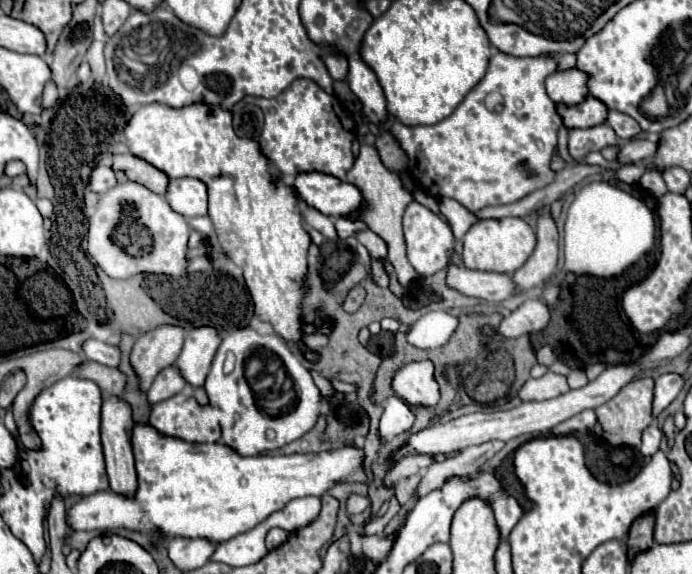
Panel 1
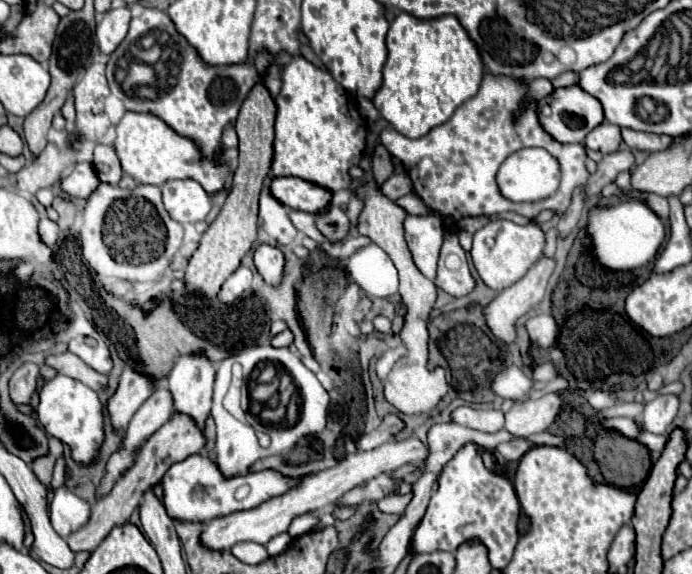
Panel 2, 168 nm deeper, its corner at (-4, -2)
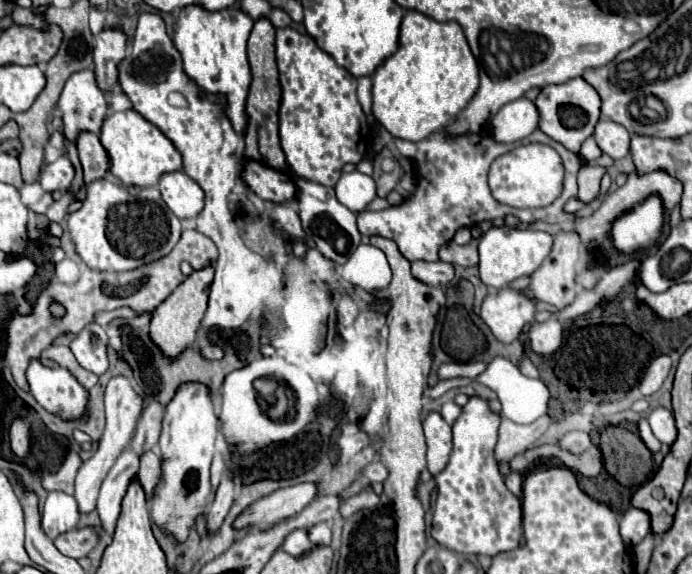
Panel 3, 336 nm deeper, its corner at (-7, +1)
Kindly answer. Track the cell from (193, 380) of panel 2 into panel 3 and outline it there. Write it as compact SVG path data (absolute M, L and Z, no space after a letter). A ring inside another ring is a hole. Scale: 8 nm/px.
M200 381L182 383L166 405L162 419L162 435L158 443L162 451L162 479L150 501L152 521L180 541L194 529L196 515L204 513L204 503L210 493L210 461L216 451L216 437L218 417L212 405L210 387Z

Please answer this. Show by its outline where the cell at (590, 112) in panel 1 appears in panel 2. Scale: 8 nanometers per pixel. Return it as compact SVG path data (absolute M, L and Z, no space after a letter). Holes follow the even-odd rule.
M567 86L567 88L555 88L553 94L545 96L537 102L537 116L547 134L551 134L561 144L583 144L585 136L603 122L603 108L597 98L591 94L585 94L579 86Z

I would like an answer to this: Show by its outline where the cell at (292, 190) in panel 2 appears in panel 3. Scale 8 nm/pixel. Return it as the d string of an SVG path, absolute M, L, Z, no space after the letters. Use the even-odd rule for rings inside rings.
M246 163L240 177L258 197L272 203L288 203L298 195L296 181L290 175L260 163Z

